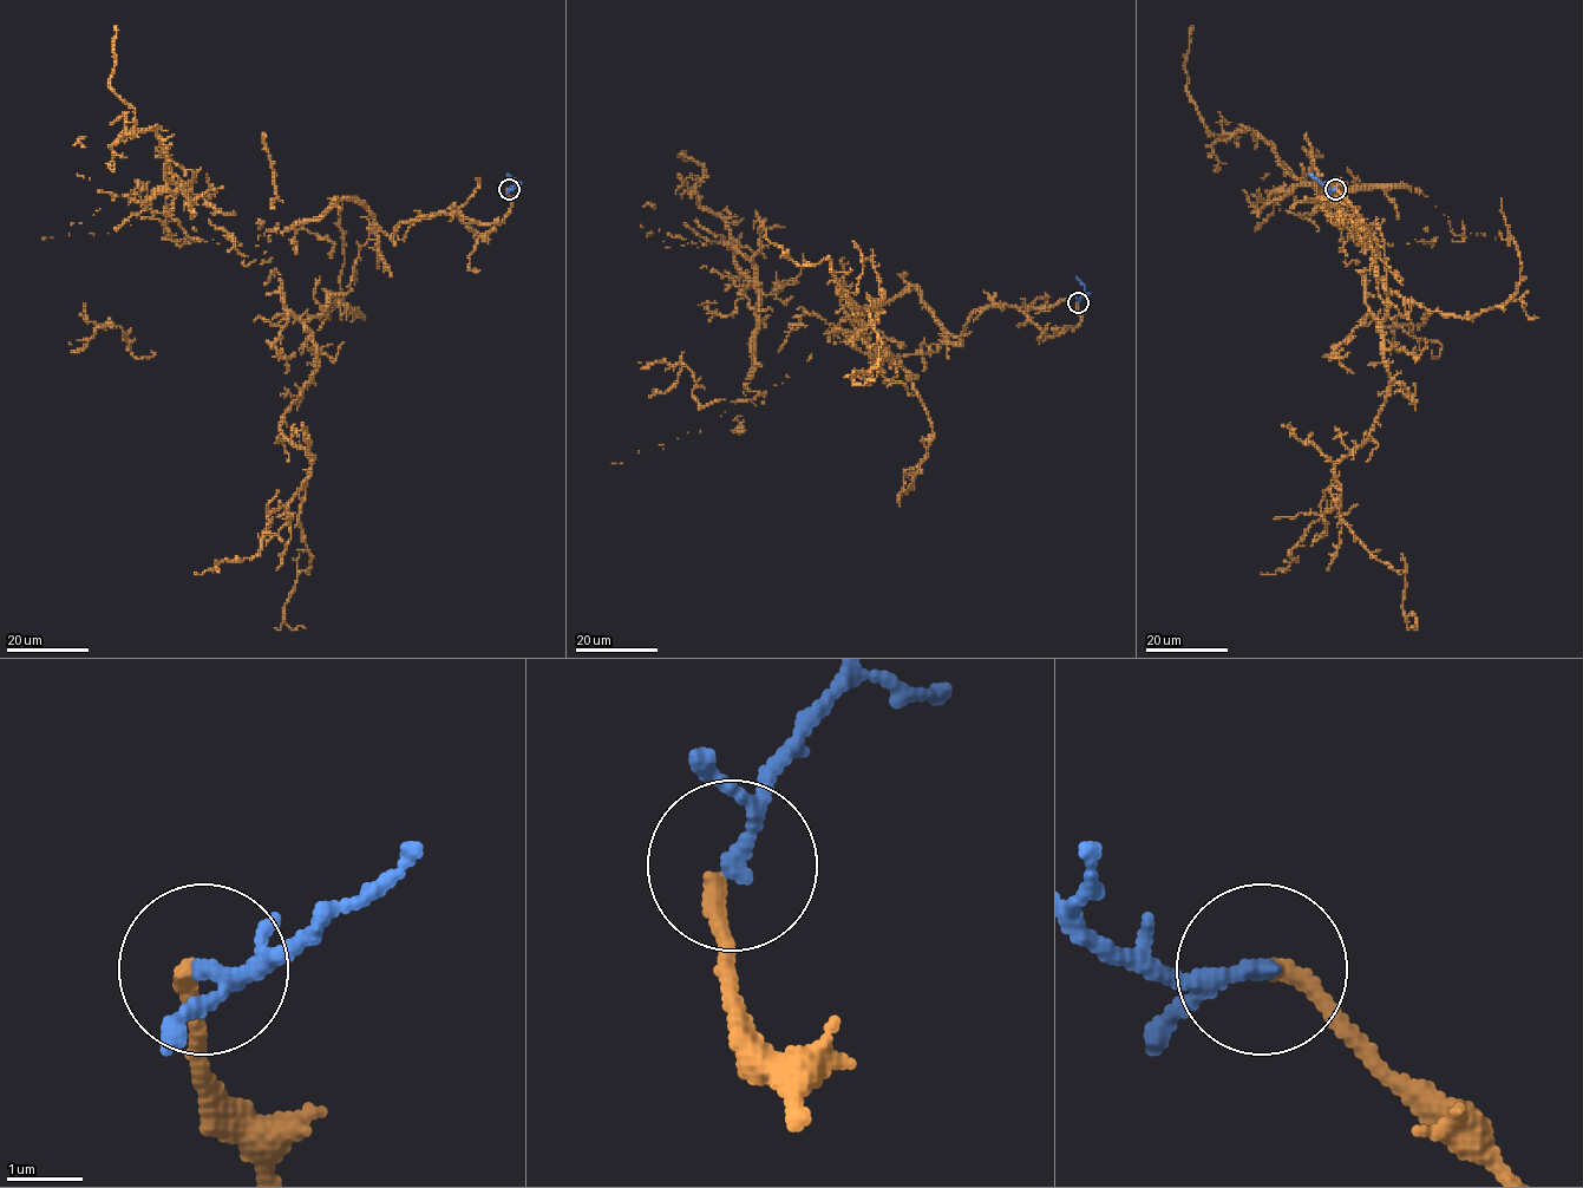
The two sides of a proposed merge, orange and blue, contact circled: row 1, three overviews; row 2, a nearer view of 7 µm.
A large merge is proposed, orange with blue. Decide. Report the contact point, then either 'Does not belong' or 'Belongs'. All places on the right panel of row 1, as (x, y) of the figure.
Place: (1335, 189). Belongs

